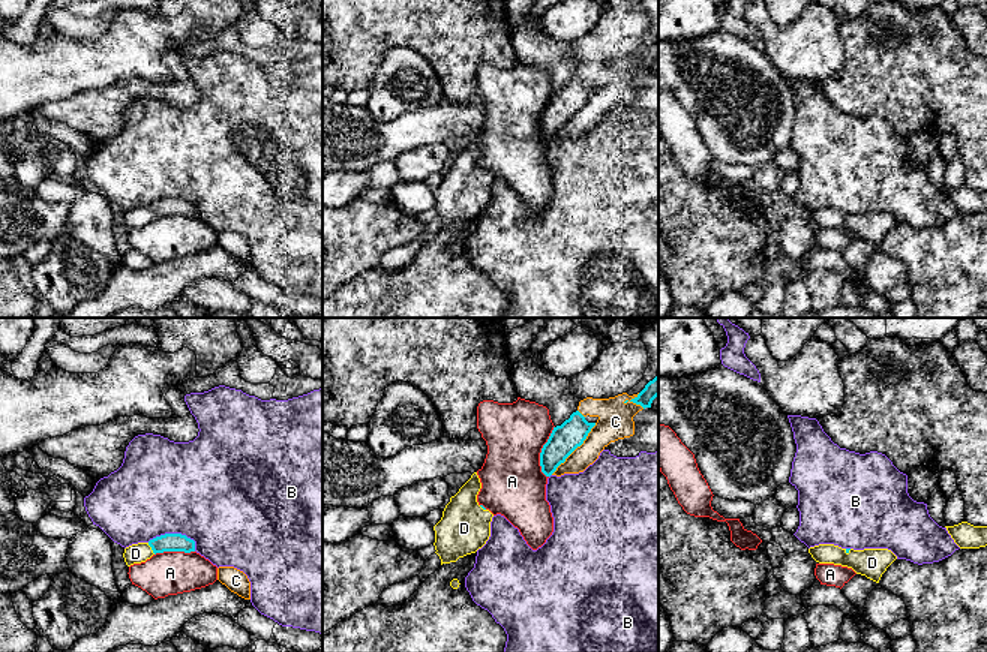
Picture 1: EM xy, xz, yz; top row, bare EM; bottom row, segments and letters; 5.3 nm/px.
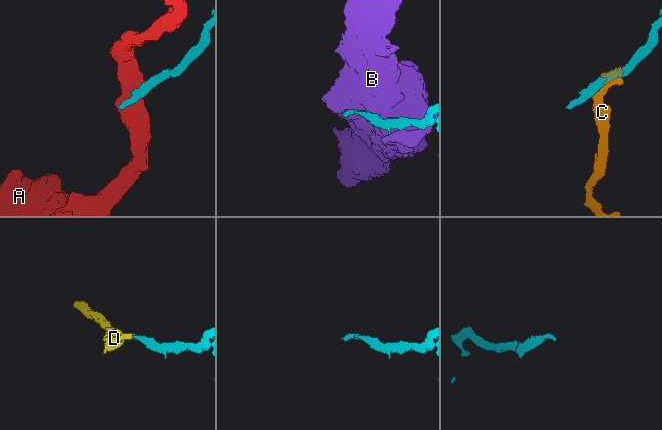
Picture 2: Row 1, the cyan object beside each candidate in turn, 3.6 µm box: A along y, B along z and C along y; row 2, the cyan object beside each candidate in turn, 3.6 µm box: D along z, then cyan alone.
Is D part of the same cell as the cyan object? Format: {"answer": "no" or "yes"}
{"answer": "yes"}

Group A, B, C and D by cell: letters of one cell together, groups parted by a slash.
A / B / C / D

